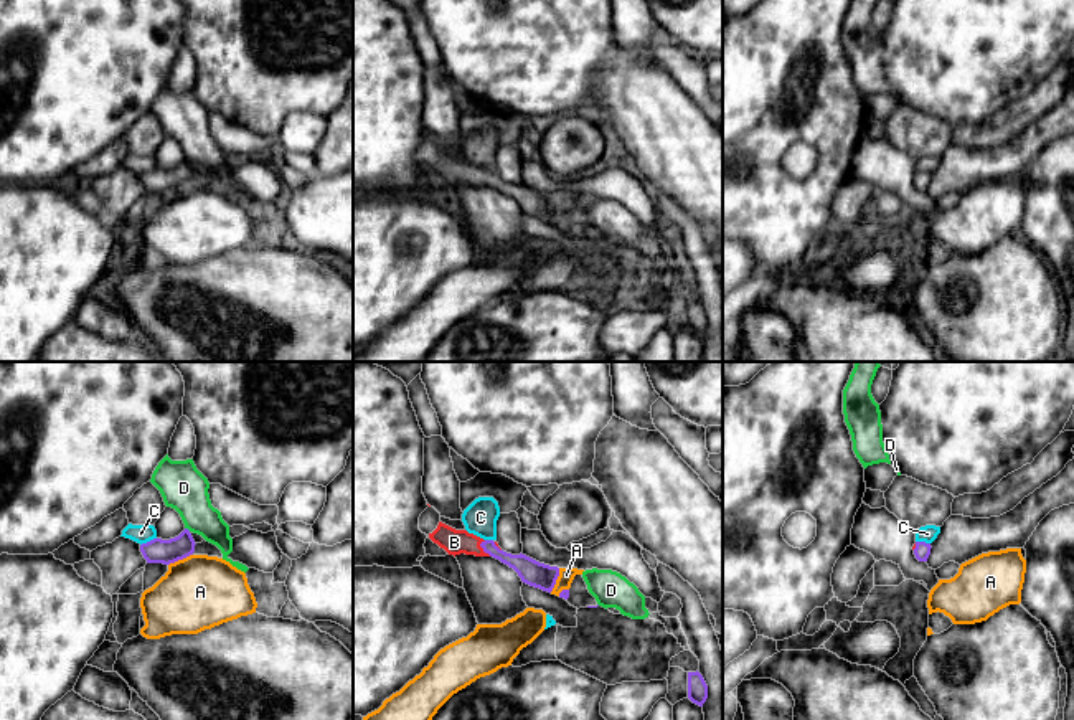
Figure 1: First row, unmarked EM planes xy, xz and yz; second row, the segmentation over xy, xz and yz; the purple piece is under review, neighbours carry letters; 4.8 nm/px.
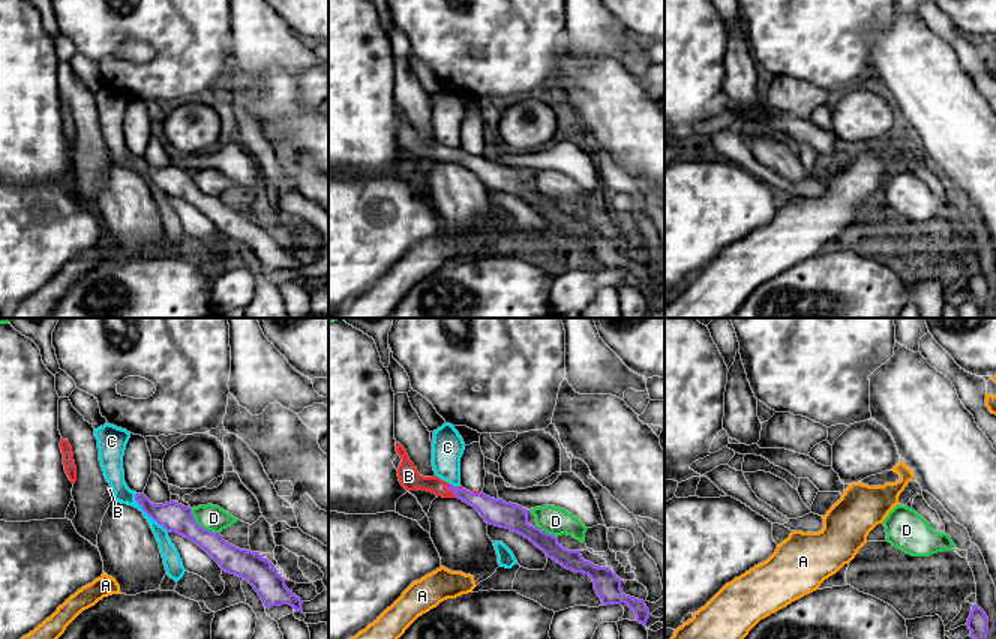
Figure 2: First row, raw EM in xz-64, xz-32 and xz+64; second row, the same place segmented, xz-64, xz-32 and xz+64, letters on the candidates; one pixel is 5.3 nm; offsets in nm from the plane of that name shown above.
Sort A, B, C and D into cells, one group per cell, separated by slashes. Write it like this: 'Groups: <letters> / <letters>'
Groups: A / B / C / D

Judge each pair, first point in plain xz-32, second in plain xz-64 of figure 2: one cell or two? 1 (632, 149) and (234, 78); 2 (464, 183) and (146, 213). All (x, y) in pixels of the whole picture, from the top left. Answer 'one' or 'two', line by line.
1: one
2: one

